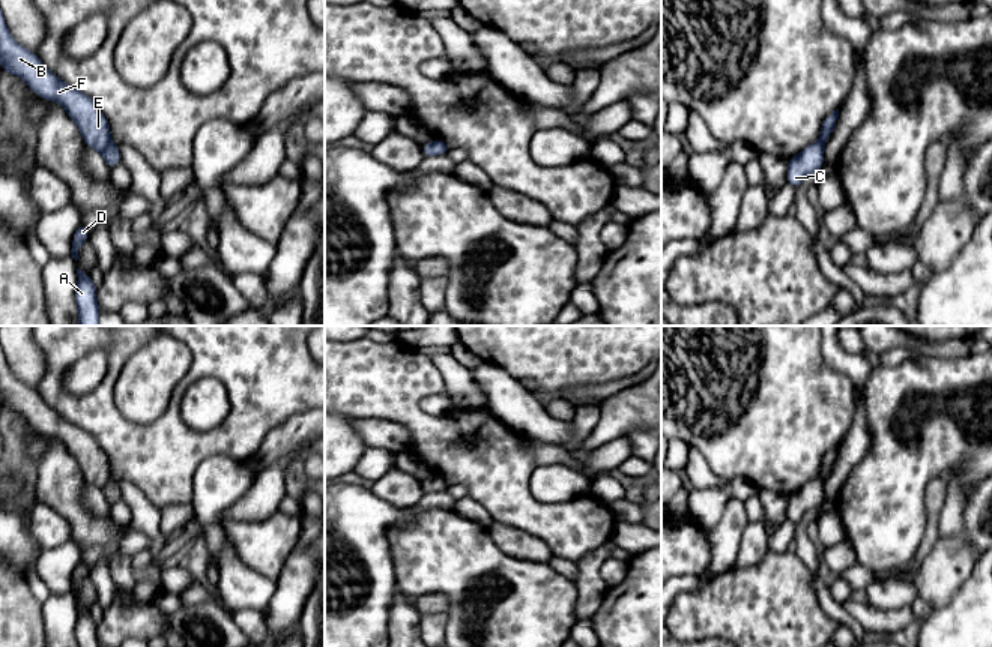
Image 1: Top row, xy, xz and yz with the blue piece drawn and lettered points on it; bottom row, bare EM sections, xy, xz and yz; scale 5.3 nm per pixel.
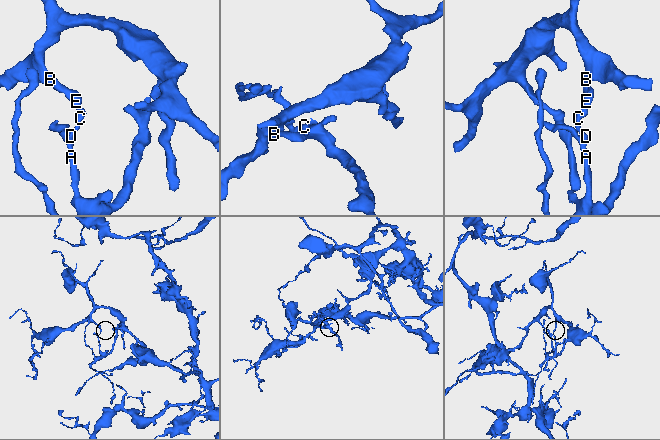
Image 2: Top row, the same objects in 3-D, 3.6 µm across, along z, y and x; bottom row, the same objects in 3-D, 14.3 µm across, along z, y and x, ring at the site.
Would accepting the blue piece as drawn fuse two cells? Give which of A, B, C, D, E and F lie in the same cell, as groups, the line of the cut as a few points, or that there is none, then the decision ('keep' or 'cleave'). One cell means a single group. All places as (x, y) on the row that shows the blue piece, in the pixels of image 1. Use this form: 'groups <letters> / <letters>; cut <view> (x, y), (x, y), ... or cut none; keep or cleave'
groups A C D / B E F; cut xy (111, 143), (101, 150); cleave

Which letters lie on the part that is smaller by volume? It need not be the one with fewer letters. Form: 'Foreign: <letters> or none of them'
Foreign: A, C, D

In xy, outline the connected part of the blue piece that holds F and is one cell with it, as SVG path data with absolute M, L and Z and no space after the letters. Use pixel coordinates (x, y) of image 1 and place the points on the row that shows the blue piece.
M0 9L0 66L3 72L18 75L30 90L63 105L80 128L84 144L102 152L111 144L108 122L87 95L72 89L50 72L36 54L17 44L6 27Z

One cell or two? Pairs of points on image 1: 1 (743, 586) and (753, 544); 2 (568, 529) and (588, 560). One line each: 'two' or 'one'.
1: two
2: two

